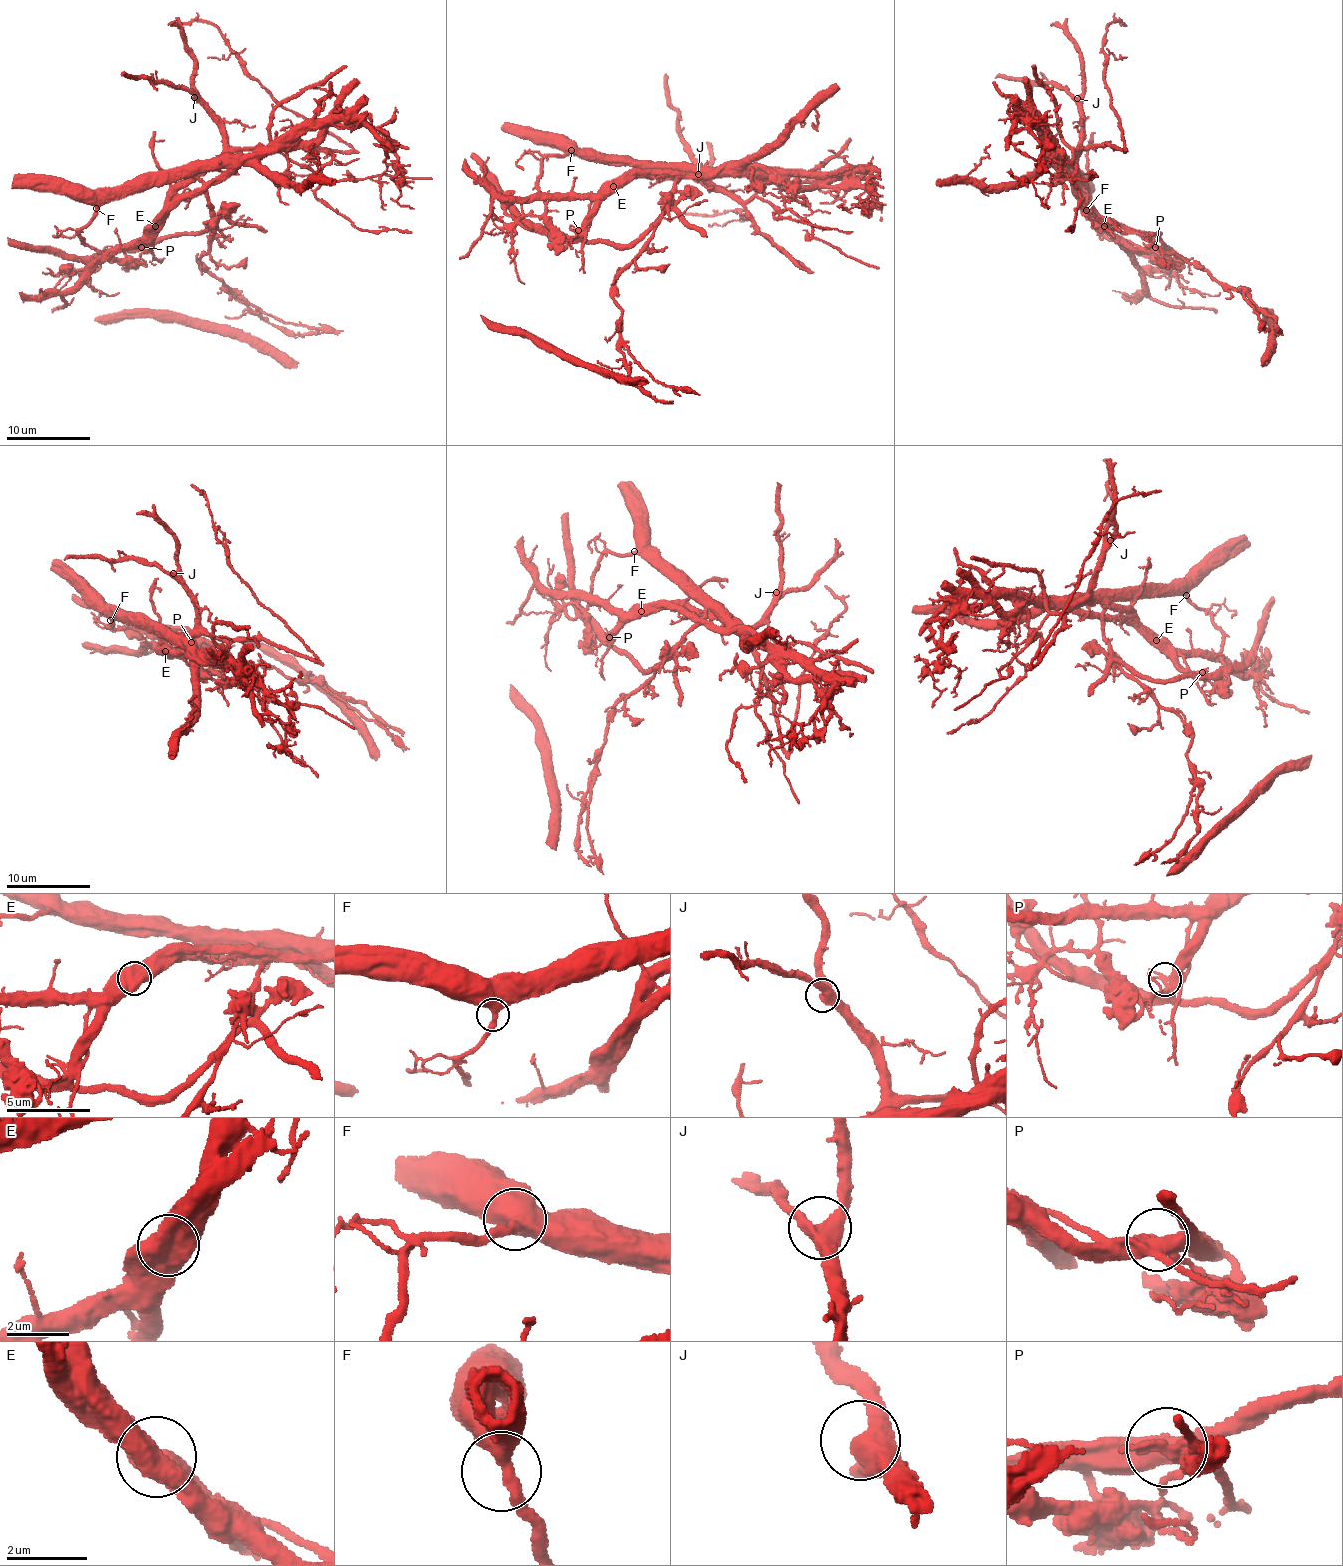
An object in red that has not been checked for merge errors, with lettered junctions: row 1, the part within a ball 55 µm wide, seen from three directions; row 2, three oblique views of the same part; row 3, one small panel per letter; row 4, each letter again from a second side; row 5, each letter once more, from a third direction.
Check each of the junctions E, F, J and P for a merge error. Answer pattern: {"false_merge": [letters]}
{"false_merge": ["E", "P"]}

